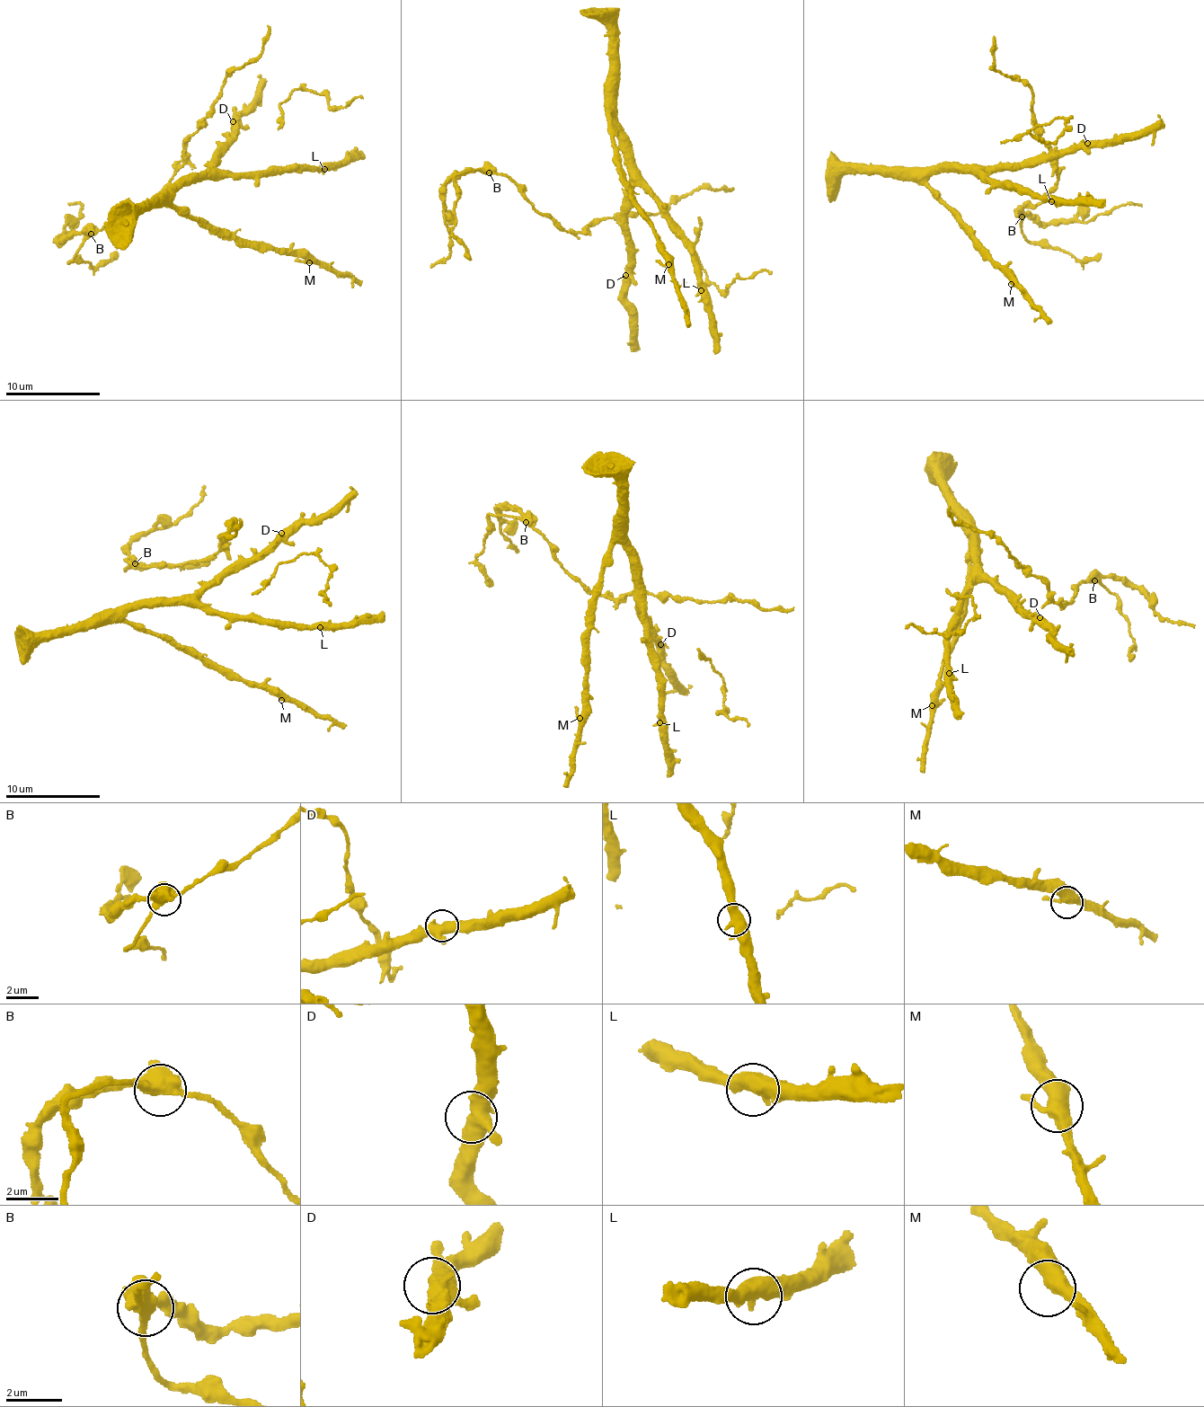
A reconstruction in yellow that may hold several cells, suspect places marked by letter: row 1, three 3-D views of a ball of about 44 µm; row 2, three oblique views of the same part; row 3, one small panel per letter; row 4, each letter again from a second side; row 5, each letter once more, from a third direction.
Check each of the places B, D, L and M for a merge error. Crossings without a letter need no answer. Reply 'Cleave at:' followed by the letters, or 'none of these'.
Cleave at: B

